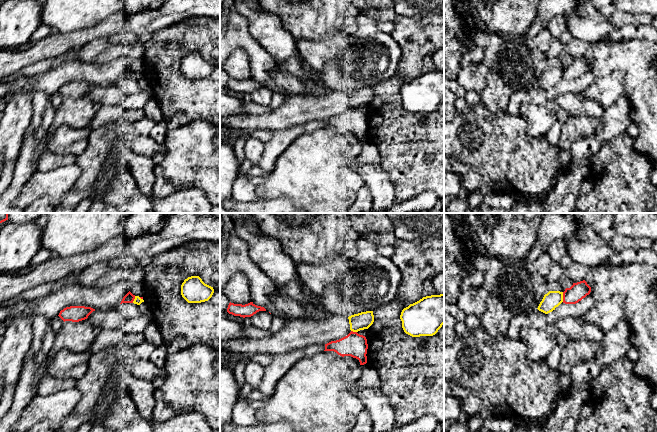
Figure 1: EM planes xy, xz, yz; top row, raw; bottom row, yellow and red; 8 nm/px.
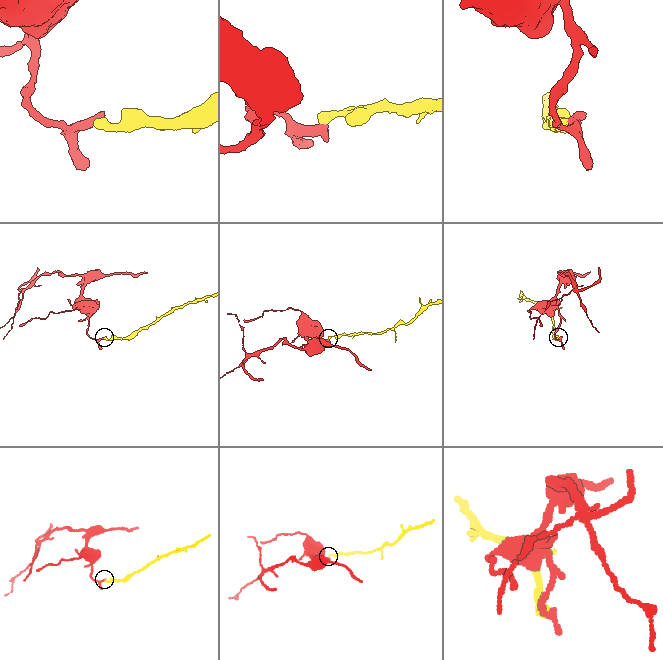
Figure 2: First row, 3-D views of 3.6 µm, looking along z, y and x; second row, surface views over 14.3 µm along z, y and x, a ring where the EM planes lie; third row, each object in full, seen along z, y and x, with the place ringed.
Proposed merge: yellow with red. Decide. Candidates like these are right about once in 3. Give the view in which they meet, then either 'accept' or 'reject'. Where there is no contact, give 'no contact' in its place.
yz | reject

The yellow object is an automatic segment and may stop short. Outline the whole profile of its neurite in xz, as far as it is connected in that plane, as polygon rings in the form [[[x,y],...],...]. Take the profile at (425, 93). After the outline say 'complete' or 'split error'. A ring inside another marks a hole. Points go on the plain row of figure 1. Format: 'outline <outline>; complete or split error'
outline [[[444,70],[426,72],[401,88],[404,108],[412,113],[433,112],[444,100]]]; complete

